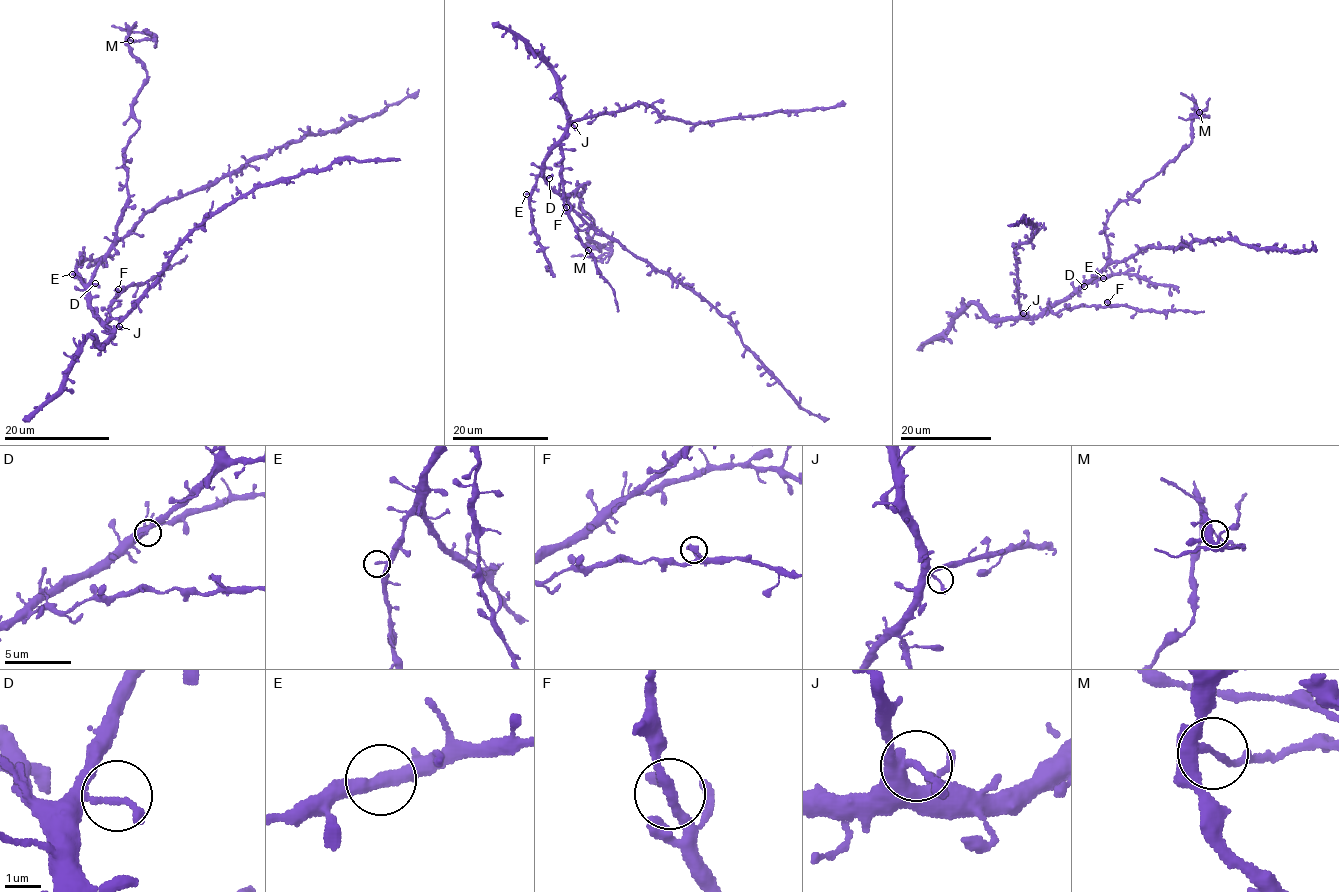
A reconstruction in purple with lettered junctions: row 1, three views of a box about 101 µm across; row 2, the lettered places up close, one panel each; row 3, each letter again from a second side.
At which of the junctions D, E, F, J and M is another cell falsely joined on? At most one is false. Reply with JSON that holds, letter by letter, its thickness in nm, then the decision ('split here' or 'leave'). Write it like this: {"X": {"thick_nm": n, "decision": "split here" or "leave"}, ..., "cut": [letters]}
{"D": {"thick_nm": 170, "decision": "leave"}, "E": {"thick_nm": 190, "decision": "leave"}, "F": {"thick_nm": 240, "decision": "leave"}, "J": {"thick_nm": 200, "decision": "leave"}, "M": {"thick_nm": 190, "decision": "split here"}, "cut": ["M"]}

